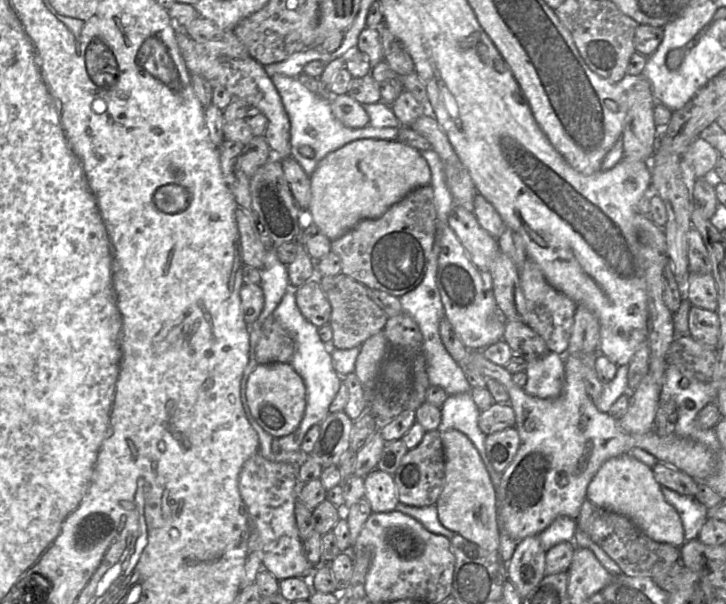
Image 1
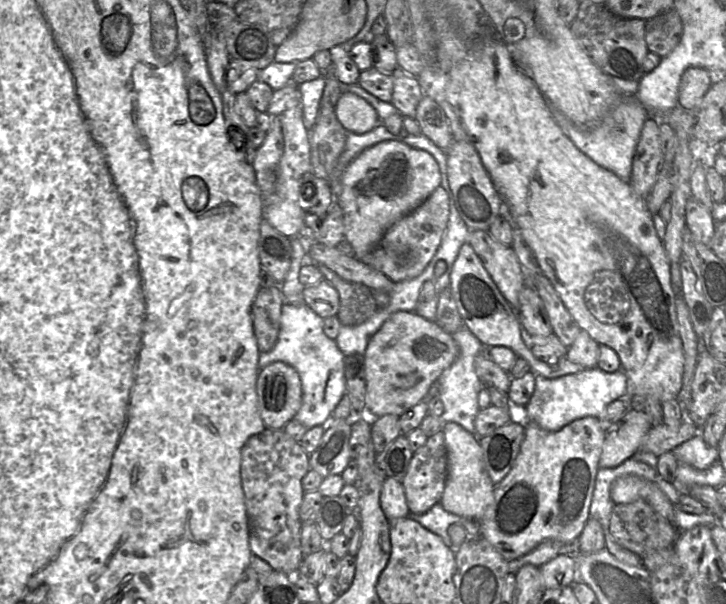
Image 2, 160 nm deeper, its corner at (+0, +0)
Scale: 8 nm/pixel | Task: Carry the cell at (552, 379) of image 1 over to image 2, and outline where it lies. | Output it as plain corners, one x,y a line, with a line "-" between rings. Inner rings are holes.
595,367
554,379
535,375
534,392
525,408
521,409
523,413
520,417
544,430
555,432
577,419
599,417
610,403
626,396
627,378
621,369
614,373
606,373

